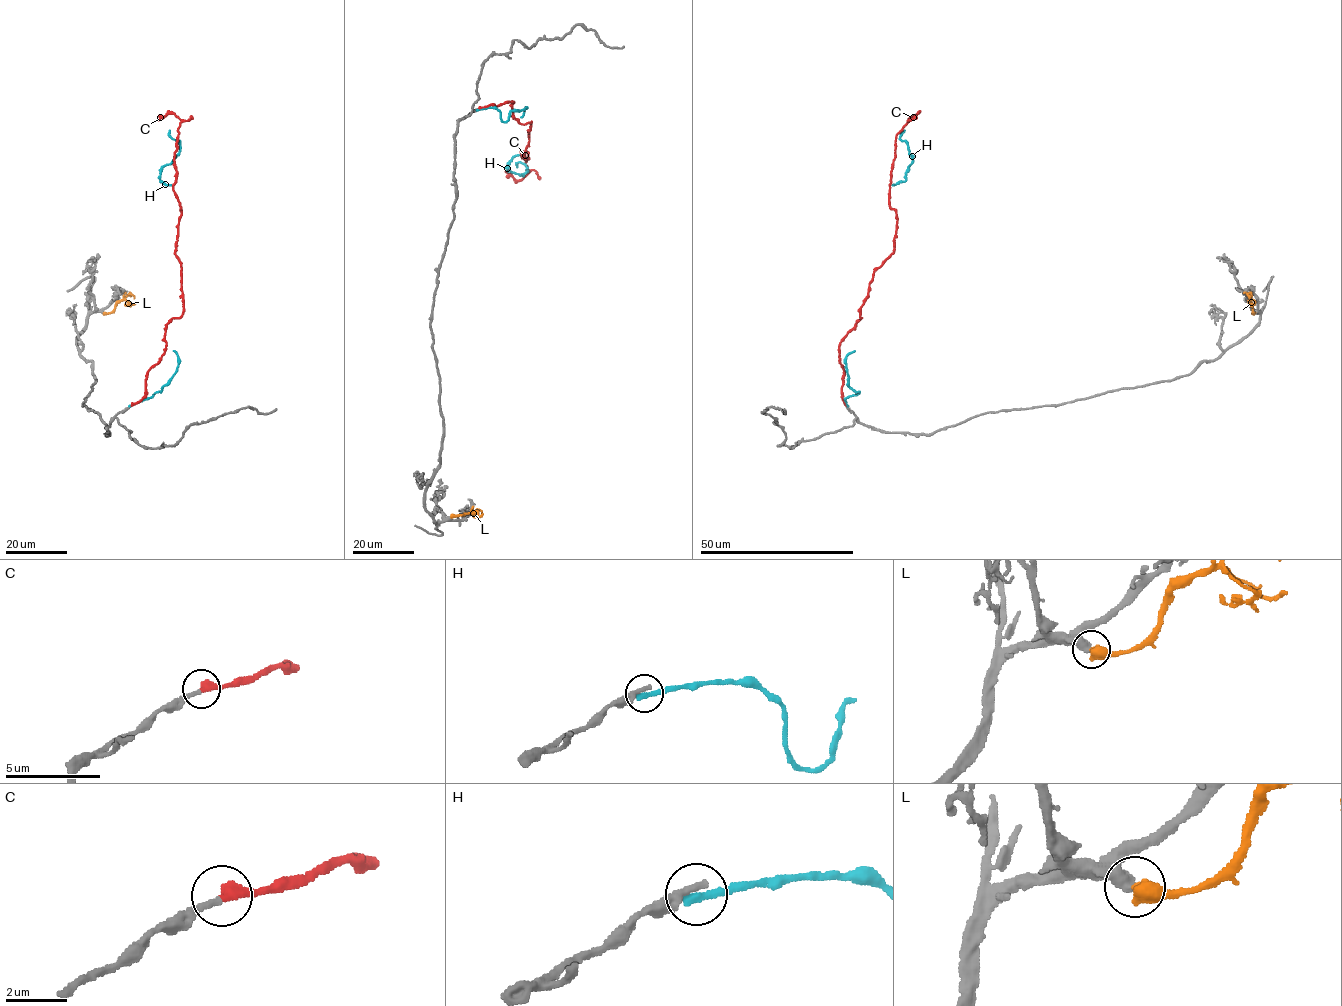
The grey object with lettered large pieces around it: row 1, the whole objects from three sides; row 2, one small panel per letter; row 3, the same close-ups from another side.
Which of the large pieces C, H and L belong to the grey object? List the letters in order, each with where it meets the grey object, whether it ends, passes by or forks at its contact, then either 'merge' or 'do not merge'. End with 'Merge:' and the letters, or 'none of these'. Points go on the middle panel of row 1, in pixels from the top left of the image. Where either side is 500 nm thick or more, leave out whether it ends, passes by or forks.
C: meets grey at (479, 108); it ends there; merge
H: meets grey at (478, 109); it ends there; do not merge
L: meets grey at (451, 517); do not merge
Merge: C

